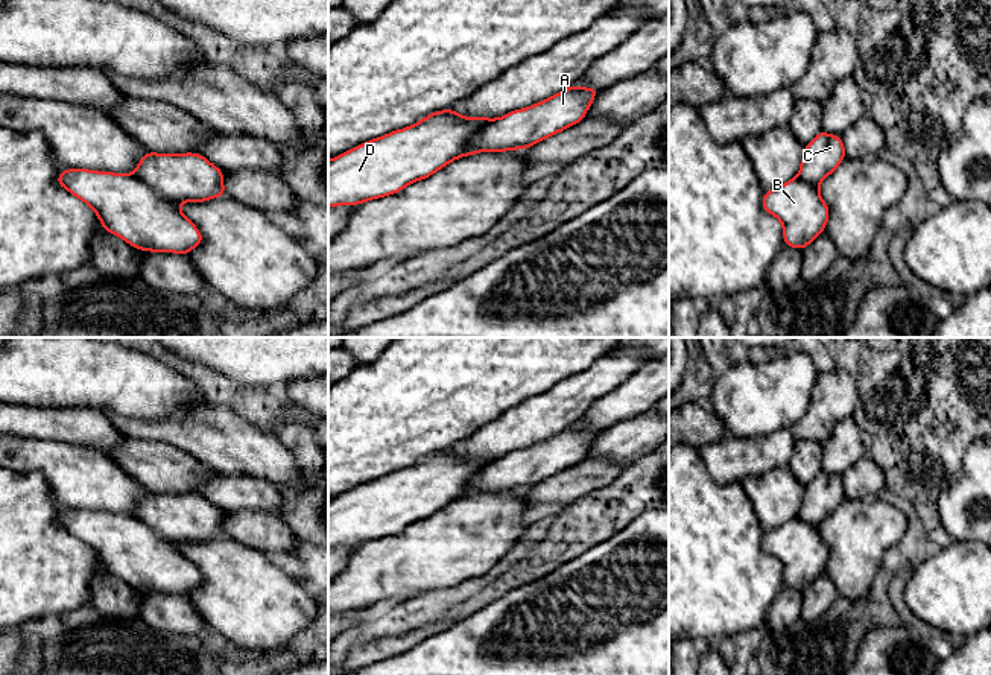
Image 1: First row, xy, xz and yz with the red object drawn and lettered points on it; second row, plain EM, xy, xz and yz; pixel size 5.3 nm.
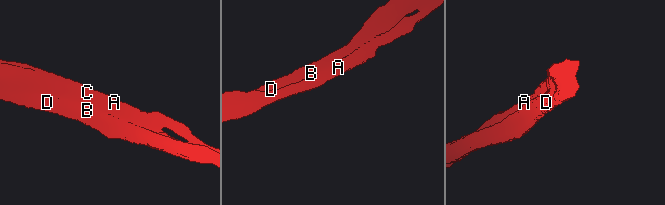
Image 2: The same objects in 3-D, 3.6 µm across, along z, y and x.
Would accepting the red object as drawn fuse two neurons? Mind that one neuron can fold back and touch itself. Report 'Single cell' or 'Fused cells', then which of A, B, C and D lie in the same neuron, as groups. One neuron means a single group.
Fused cells. Groups: A C / B D

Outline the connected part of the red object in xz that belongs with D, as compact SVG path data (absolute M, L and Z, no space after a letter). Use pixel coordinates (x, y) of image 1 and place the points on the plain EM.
M447 448L430 453L409 468L395 470L339 494L328 500L328 549L362 546L366 541L397 535L409 524L432 517L464 497L465 486L491 461L489 458L462 458L453 448Z

